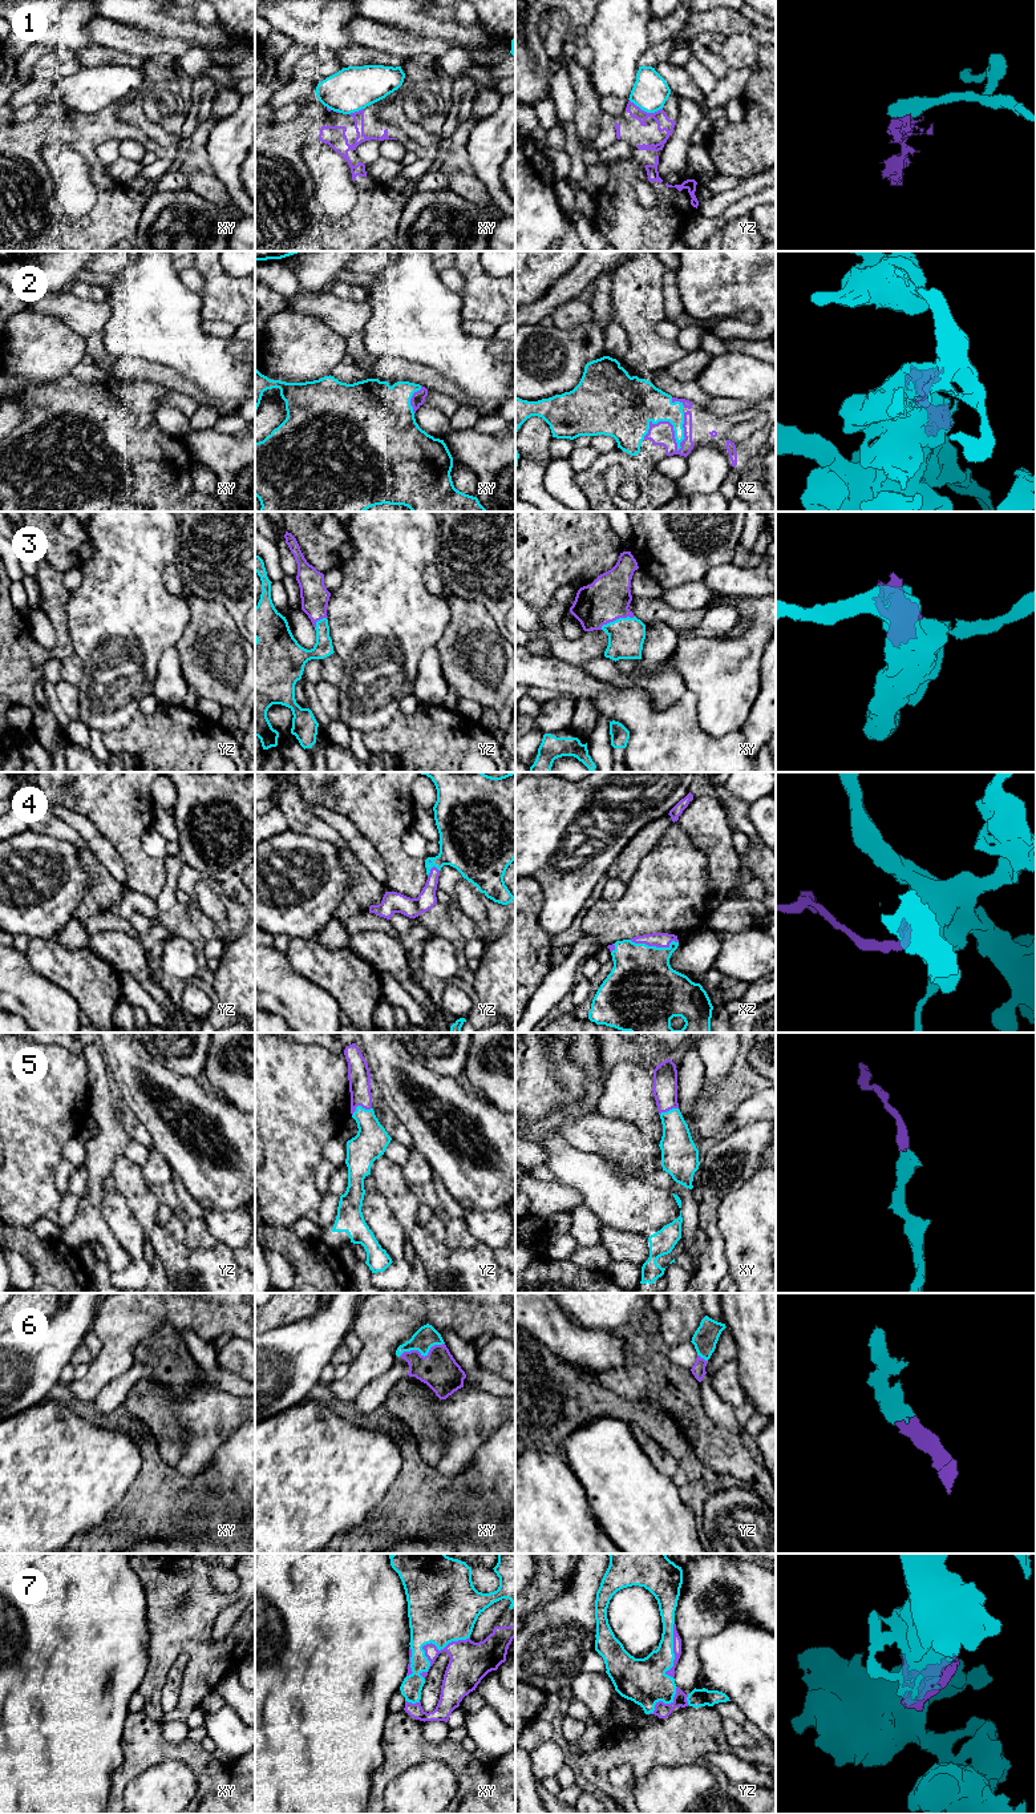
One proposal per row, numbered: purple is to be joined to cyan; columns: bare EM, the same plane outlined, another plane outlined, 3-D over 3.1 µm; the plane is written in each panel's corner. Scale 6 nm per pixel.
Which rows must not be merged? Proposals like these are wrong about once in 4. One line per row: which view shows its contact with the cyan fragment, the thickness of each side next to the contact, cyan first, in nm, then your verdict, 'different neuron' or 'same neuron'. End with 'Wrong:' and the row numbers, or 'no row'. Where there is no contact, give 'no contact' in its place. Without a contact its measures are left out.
1: yz | 220/80 nm | different neuron
2: xz | 240/140 nm | same neuron
3: xy | 220/280 nm | same neuron
4: xz | 420/100 nm | same neuron
5: yz | 200/140 nm | same neuron
6: xy | 140/220 nm | same neuron
7: xy | 440/220 nm | same neuron
Wrong: 1

